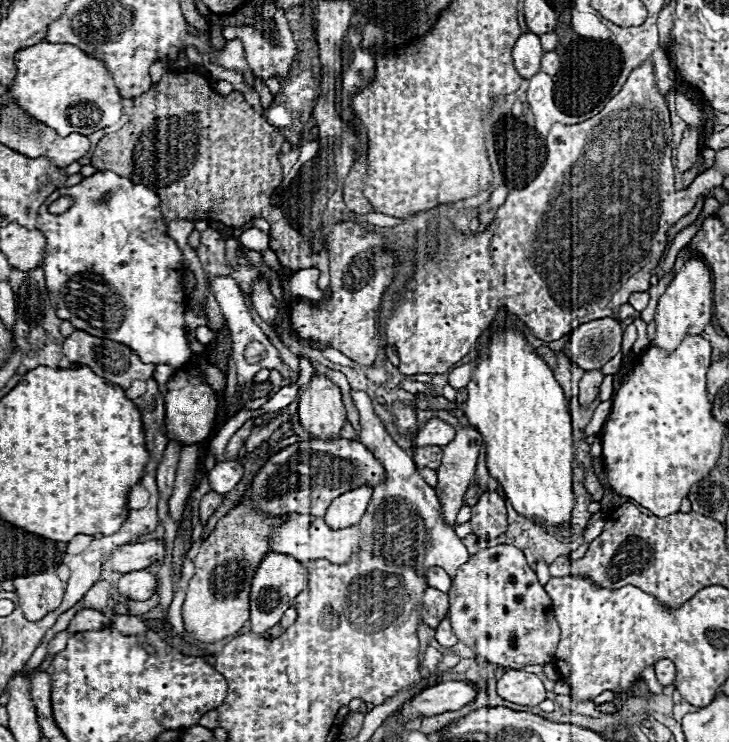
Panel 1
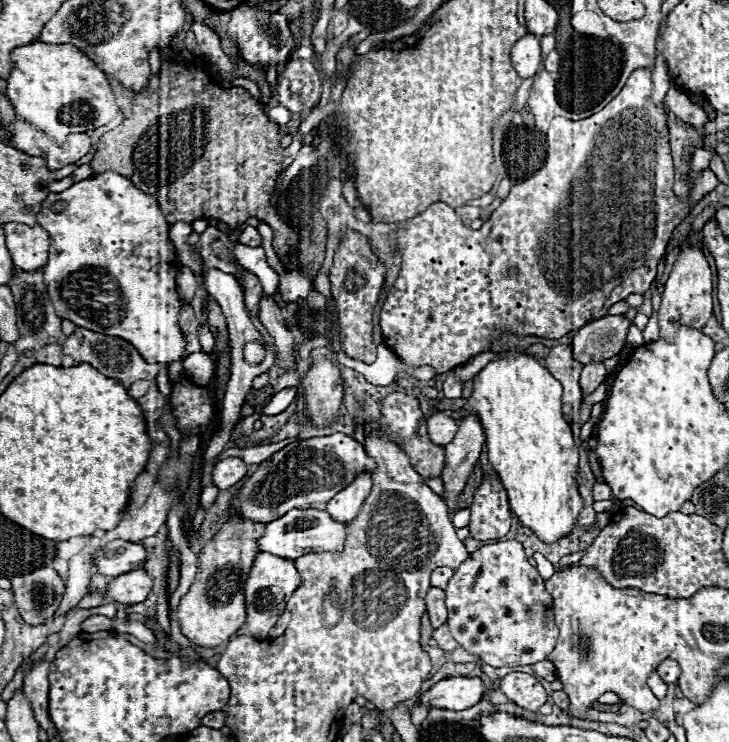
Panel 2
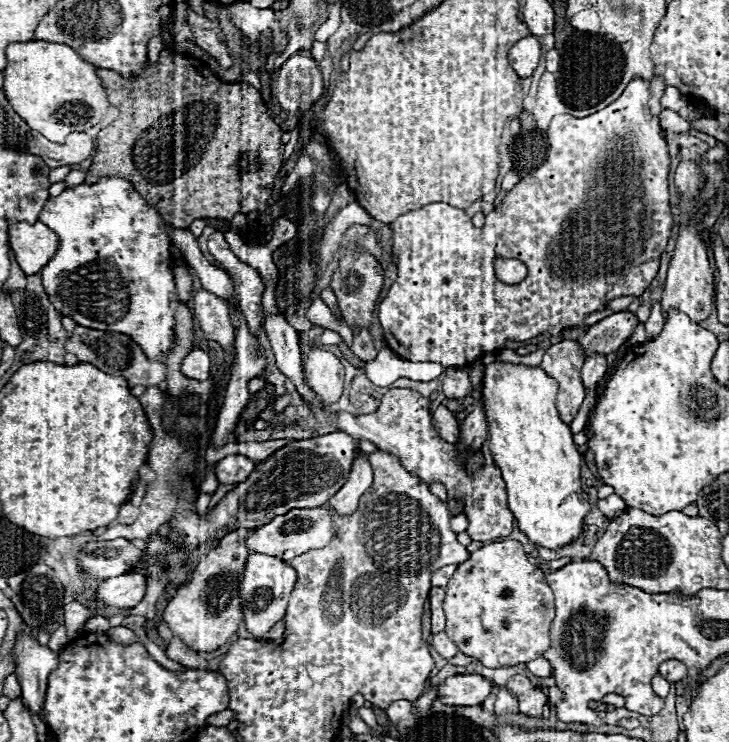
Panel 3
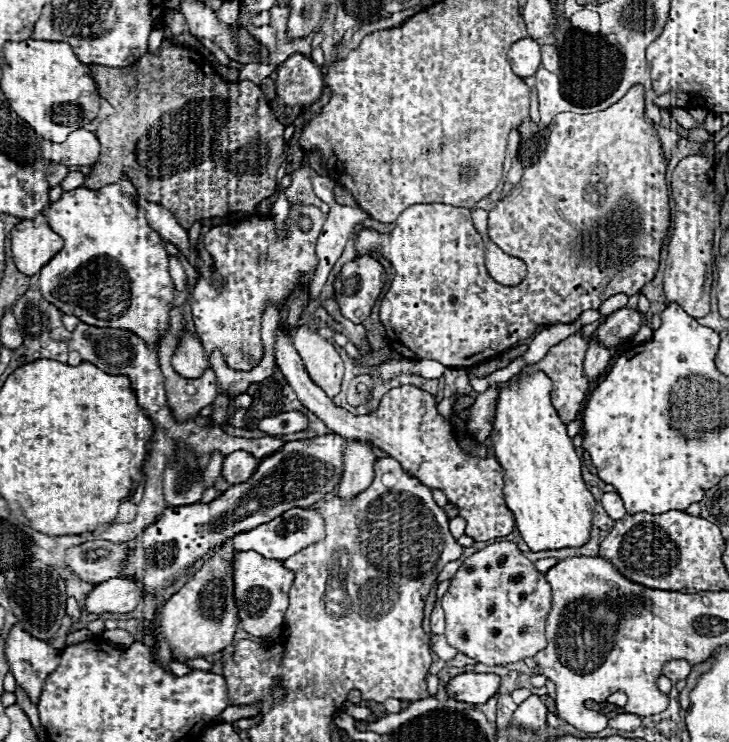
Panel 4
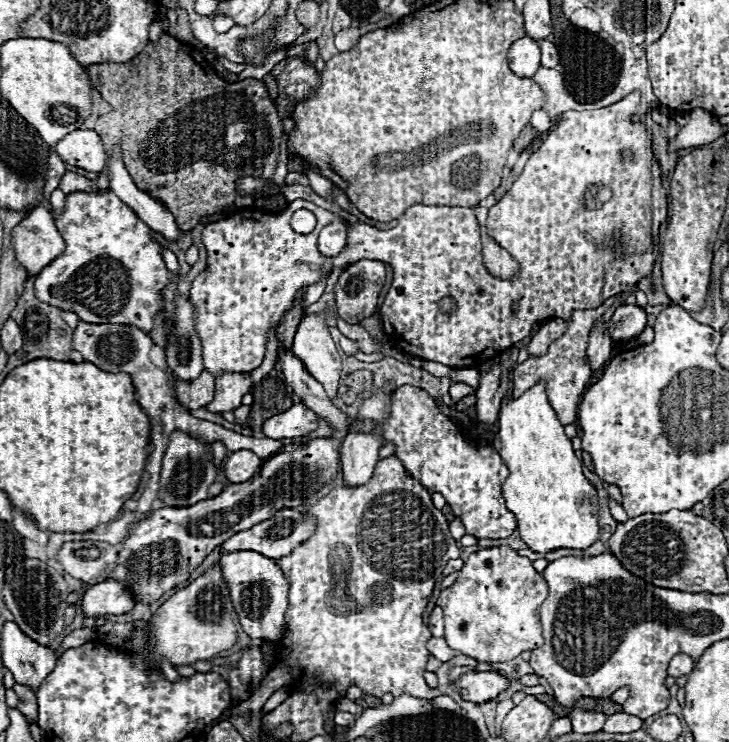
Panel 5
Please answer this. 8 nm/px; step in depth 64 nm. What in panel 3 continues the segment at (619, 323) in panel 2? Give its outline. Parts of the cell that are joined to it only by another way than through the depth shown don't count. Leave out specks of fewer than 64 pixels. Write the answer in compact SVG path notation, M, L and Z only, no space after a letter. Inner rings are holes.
M628 310L614 312L604 320L596 322L594 326L590 326L588 332L580 334L578 342L584 348L586 356L594 352L610 354L610 352L616 352L630 338L636 326L638 326L638 318L632 312Z

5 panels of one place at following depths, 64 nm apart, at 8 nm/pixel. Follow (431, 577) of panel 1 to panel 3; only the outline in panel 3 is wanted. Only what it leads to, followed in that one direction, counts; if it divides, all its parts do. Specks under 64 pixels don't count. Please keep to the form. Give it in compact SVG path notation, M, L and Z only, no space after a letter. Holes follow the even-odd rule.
M448 564L448 566L440 568L440 570L436 570L434 576L432 576L432 586L446 586L448 580L452 578L454 570L456 570L456 566L452 566L452 564Z

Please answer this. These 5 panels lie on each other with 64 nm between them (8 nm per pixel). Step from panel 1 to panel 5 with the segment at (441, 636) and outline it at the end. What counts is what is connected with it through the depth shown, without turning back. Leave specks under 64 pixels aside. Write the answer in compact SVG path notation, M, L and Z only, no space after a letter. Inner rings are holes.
M430 638L430 640L426 642L426 646L428 646L430 654L436 656L440 662L448 662L450 658L456 656L456 650L448 648L448 644L446 644L444 638Z

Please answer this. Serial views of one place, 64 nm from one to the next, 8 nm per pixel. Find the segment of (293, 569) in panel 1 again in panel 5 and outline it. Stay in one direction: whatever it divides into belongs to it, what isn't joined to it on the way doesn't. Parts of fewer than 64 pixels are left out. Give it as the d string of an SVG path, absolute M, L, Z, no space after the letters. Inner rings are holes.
M238 550L238 552L222 552L218 556L218 566L222 568L222 578L228 584L230 600L234 610L238 612L240 624L250 638L262 640L280 640L286 630L284 612L288 608L288 580L282 570L274 564L274 560L254 552L254 550Z

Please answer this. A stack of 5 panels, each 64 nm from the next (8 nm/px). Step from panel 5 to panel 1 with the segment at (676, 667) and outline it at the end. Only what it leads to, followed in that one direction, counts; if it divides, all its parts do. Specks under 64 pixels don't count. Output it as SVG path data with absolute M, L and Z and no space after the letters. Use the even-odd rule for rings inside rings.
M660 660L660 662L656 662L654 670L656 670L656 676L658 676L662 686L672 684L674 678L676 678L676 666L674 666L672 660Z

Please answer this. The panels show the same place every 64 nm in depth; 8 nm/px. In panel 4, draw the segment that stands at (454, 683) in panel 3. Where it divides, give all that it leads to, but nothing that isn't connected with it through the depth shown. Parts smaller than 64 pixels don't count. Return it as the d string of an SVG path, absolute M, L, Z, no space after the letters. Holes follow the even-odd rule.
M476 672L458 674L446 684L450 698L456 698L466 704L484 704L498 692L498 688L500 678L496 674L476 674Z

